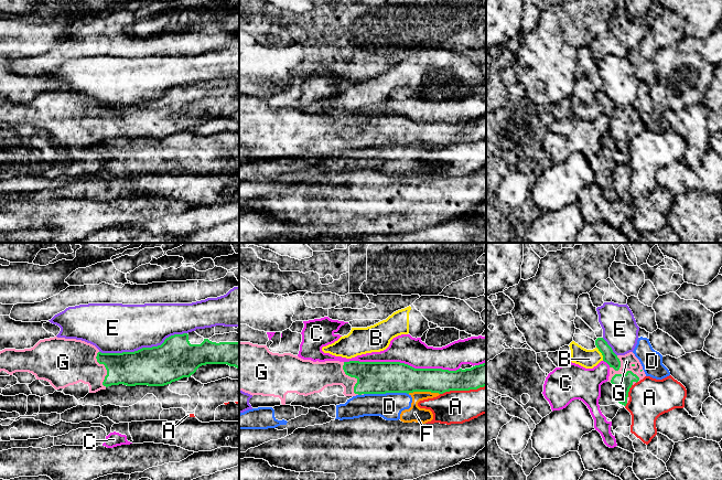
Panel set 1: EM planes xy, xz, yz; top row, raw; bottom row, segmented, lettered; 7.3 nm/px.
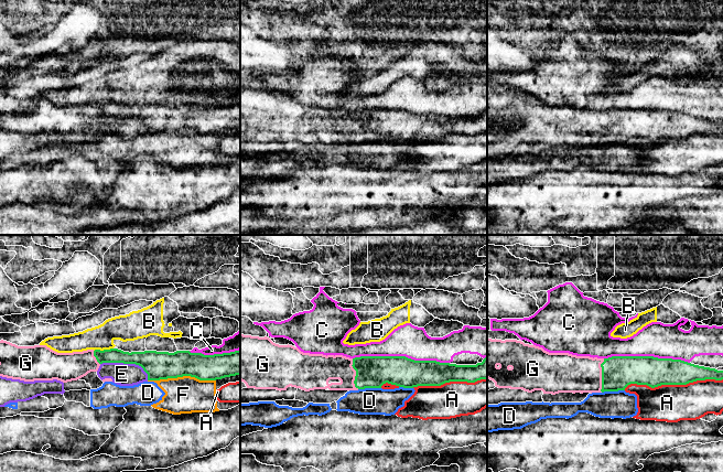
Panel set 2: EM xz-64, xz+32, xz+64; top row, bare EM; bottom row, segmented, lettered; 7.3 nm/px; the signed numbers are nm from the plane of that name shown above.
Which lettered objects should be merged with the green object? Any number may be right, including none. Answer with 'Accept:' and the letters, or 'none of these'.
Accept: G

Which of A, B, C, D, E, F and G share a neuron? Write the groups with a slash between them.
A / B / C / D F / E / G

